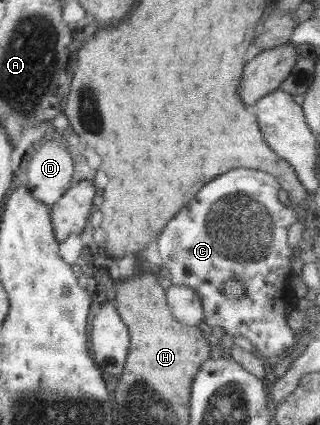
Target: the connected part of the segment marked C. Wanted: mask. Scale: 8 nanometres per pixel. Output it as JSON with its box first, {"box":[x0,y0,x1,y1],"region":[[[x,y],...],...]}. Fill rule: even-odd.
{"box":[155,168,298,361],"region":[[[235,168],[230,169],[228,172],[222,173],[221,175],[216,176],[214,180],[210,180],[208,184],[204,184],[198,194],[195,194],[192,197],[192,200],[189,200],[185,205],[182,205],[182,208],[176,213],[176,216],[170,219],[164,230],[158,239],[155,241],[158,243],[158,254],[162,260],[161,264],[164,264],[166,268],[170,271],[172,286],[186,286],[190,288],[200,297],[203,306],[203,315],[206,319],[204,322],[212,328],[214,326],[222,326],[225,330],[225,335],[229,334],[232,338],[237,336],[243,336],[250,340],[254,348],[260,350],[260,354],[266,360],[276,361],[282,357],[283,353],[286,353],[288,349],[292,348],[294,344],[298,341],[296,340],[295,334],[292,332],[292,325],[288,321],[288,316],[286,317],[286,307],[292,303],[292,300],[296,298],[295,292],[292,288],[293,286],[293,275],[290,273],[290,256],[294,255],[294,252],[289,248],[288,245],[288,236],[289,236],[289,227],[292,224],[295,224],[296,221],[296,212],[294,212],[294,206],[286,207],[284,204],[280,203],[278,200],[278,192],[281,190],[281,186],[278,184],[278,181],[274,176],[269,172],[264,172],[258,169],[251,168]],[[230,279],[238,279],[242,281],[242,285],[246,287],[246,296],[241,299],[229,299],[224,297],[222,294],[222,285]]]}

